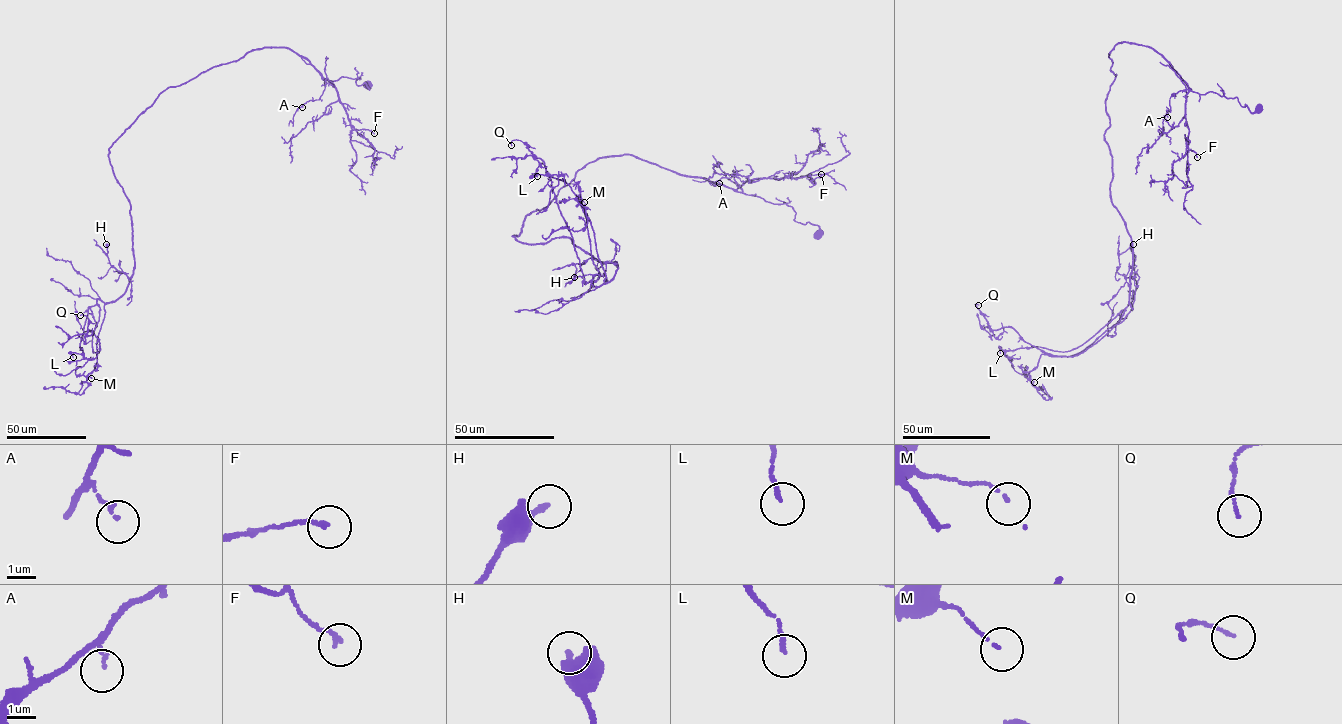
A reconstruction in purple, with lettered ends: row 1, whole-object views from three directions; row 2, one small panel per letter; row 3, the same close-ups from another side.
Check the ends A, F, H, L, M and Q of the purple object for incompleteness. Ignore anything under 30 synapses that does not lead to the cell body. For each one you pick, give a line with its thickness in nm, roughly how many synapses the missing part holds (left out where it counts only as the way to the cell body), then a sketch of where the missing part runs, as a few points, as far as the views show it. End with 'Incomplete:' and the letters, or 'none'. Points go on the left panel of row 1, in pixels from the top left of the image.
Incomplete: none

